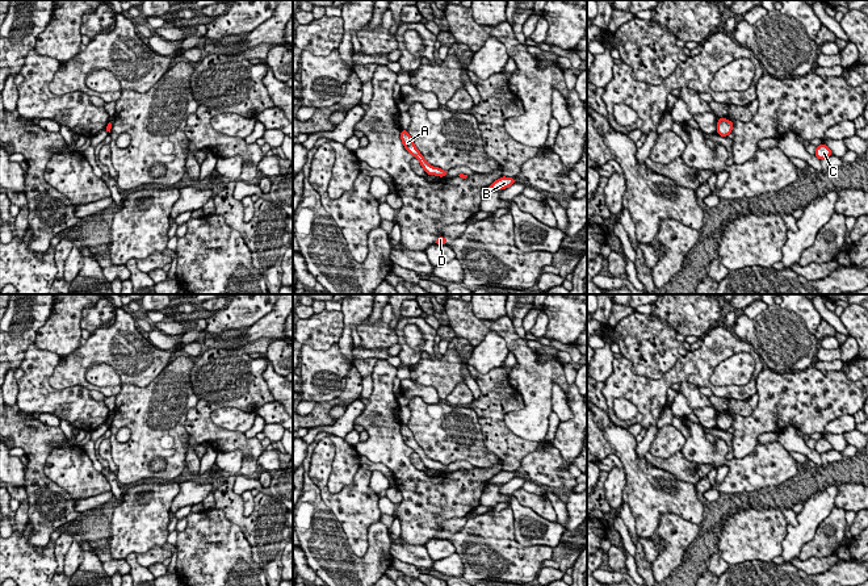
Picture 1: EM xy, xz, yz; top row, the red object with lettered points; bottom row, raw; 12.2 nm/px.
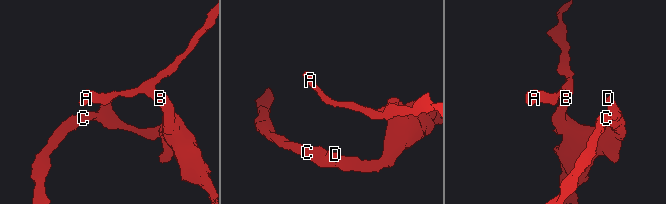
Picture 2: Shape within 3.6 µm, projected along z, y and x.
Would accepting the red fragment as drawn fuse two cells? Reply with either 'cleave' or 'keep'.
keep

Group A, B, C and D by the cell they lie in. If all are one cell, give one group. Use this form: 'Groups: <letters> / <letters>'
Groups: A B C D

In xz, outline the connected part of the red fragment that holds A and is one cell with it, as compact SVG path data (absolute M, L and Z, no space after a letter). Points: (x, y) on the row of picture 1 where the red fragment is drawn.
M402 130L401 131L401 139L402 143L404 146L404 148L420 162L420 166L423 167L423 169L425 171L425 173L428 175L435 175L435 176L440 176L444 177L446 175L448 171L444 171L439 167L433 167L431 166L424 156L420 154L420 151L416 148L416 146L414 145L414 139L411 138L411 135L407 133L407 130Z

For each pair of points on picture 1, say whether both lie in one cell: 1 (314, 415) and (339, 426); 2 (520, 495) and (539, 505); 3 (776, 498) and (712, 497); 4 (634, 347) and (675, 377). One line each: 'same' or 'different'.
1: different
2: same
3: different
4: different

